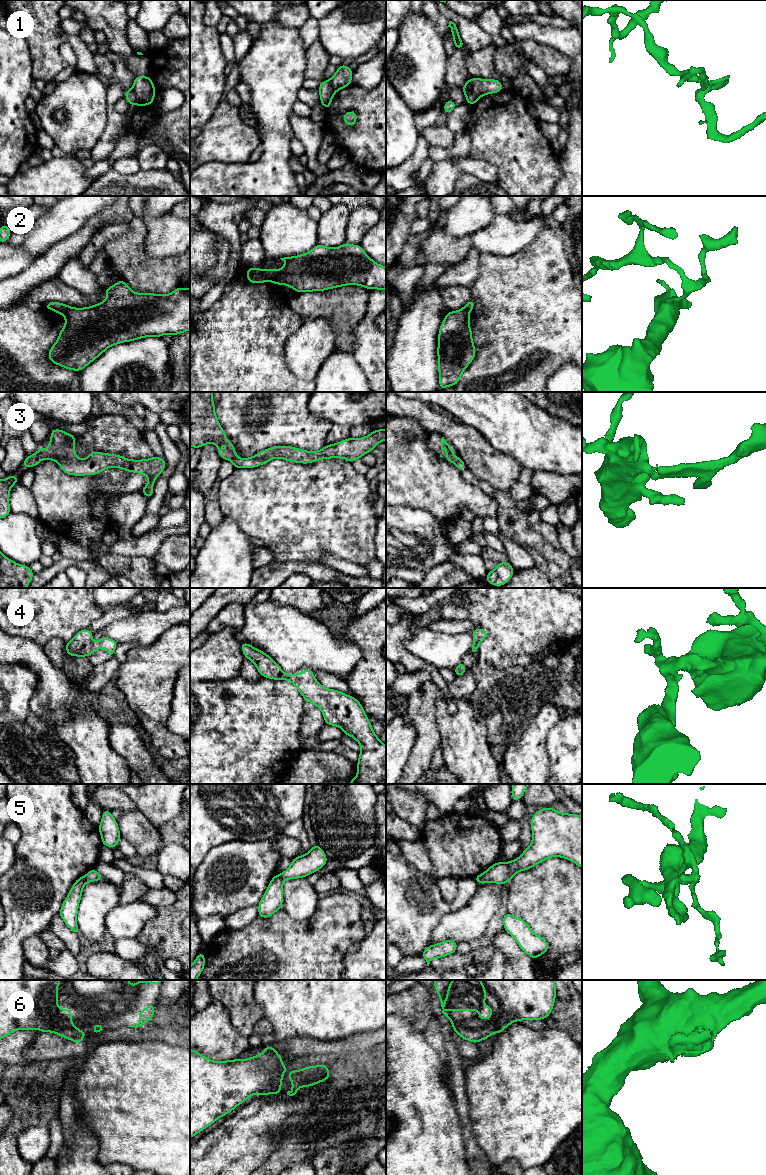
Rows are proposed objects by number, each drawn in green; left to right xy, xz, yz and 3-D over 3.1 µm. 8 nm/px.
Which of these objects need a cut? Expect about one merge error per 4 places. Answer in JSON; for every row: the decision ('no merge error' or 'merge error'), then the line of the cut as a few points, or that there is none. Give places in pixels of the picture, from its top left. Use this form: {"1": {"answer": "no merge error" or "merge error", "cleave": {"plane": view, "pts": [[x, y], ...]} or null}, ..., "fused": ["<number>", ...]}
{"1": {"answer": "merge error", "cleave": {"plane": "yz", "pts": [[472, 78], [472, 90], [467, 96], [466, 101]]}}, "2": {"answer": "merge error", "cleave": {"plane": "xz", "pts": [[262, 270], [263, 274], [270, 281]]}}, "3": {"answer": "no merge error", "cleave": null}, "4": {"answer": "no merge error", "cleave": null}, "5": {"answer": "merge error", "cleave": {"plane": "xy", "pts": [[84, 876], [86, 882]]}}, "6": {"answer": "merge error", "cleave": {"plane": "xz", "pts": [[262, 1053], [275, 1063], [280, 1062]]}}, "fused": ["1", "2", "5", "6"]}

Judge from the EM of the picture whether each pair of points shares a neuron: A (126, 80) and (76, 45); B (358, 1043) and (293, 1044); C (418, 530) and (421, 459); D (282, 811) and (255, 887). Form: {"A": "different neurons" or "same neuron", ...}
{"A": "different neurons", "B": "same neuron", "C": "different neurons", "D": "different neurons"}

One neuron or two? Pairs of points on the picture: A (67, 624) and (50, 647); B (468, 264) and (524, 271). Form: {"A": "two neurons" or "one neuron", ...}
{"A": "two neurons", "B": "two neurons"}

